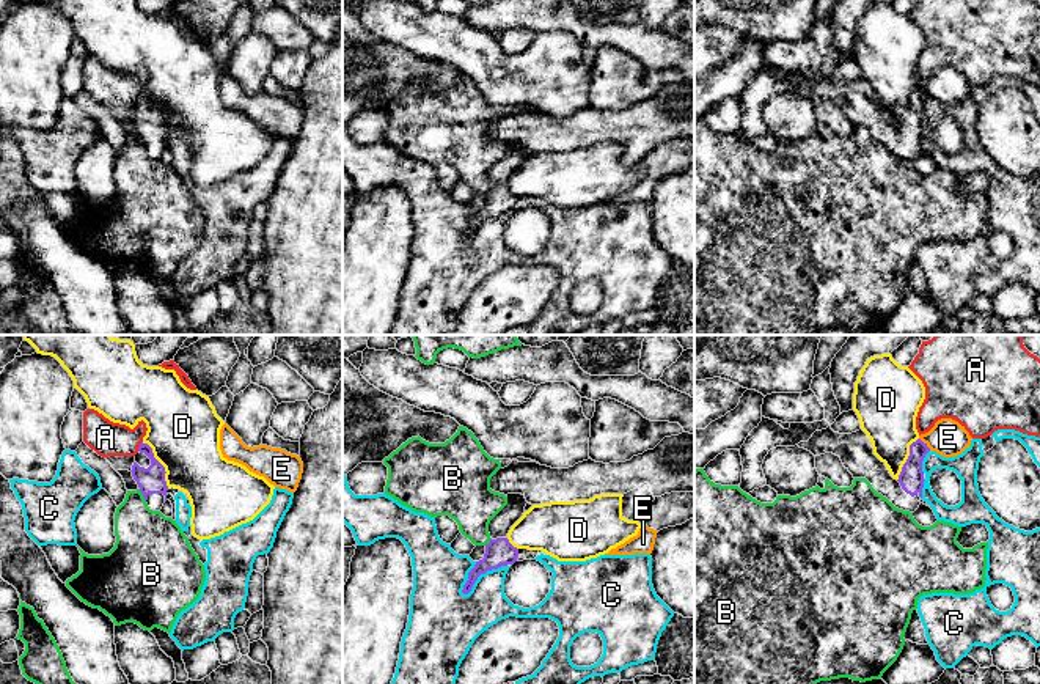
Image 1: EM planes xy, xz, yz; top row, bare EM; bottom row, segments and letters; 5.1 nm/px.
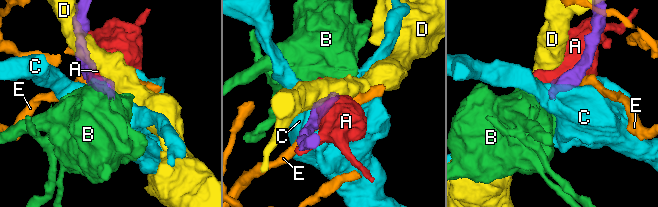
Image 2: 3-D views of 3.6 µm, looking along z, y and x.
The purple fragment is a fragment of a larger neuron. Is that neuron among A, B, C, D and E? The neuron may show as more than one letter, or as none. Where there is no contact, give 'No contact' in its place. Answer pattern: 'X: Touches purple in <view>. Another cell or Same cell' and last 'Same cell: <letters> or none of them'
A: Touches purple in xy. Another cell
B: Touches purple in xy. Another cell
C: Touches purple in xz. Another cell
D: Touches purple in xy. Another cell
E: Touches purple in yz. Another cell
Same cell: none of them

